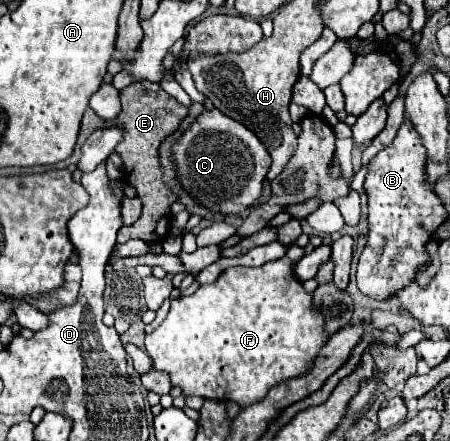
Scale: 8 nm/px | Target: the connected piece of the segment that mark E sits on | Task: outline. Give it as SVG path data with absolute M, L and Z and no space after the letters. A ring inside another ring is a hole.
M146 80L129 84L127 88L119 90L119 96L121 96L121 102L123 102L123 110L121 110L121 114L115 120L105 122L105 120L97 118L97 114L91 108L87 108L85 114L83 114L83 120L81 120L81 132L79 132L79 138L77 138L77 144L75 144L73 154L67 160L59 162L59 164L33 166L31 172L47 172L47 170L55 170L55 168L67 168L69 164L77 164L77 160L79 160L79 148L87 140L87 136L91 132L95 132L99 128L121 126L123 128L123 140L115 148L115 154L121 156L125 180L127 180L127 184L131 184L137 190L137 196L143 202L143 210L141 210L141 216L139 216L139 220L135 224L131 224L129 228L121 228L119 230L117 242L127 242L131 238L139 238L139 240L145 240L145 242L163 242L167 238L169 220L171 220L169 204L173 204L177 200L177 196L171 194L165 188L163 180L161 180L161 168L159 168L157 148L159 148L159 144L161 144L161 140L165 136L169 136L173 130L177 130L179 122L187 116L187 106L179 104L159 84L153 84L153 82L147 82Z

